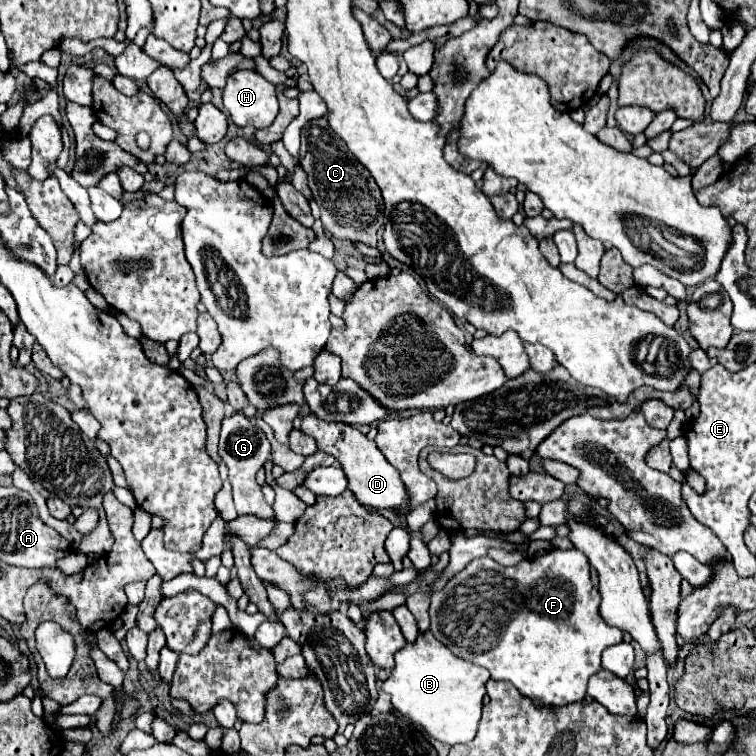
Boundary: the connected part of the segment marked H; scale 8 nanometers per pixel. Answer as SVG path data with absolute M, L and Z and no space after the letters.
M238 70L234 72L234 76L228 78L228 84L224 88L224 106L230 112L230 118L236 126L252 124L254 128L266 128L278 116L276 86L254 70Z

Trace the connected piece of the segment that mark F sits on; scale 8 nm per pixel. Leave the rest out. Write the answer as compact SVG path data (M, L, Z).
M554 548L534 560L522 560L508 568L500 566L490 556L474 558L442 592L428 594L432 596L430 632L434 638L456 656L490 670L494 680L508 680L520 694L546 706L564 706L584 700L588 678L600 670L602 652L622 642L622 630L608 626L598 612L600 594L590 580L590 564L578 550Z

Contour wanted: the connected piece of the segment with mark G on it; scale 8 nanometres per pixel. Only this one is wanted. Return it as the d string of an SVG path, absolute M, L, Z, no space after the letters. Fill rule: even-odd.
M234 412L232 416L222 420L220 456L228 468L228 478L232 484L232 494L234 494L234 504L236 504L238 514L254 514L258 518L276 520L272 506L266 504L262 488L256 482L256 472L270 458L270 442L264 436L264 432L256 424L252 424L252 420L246 418L242 412Z

